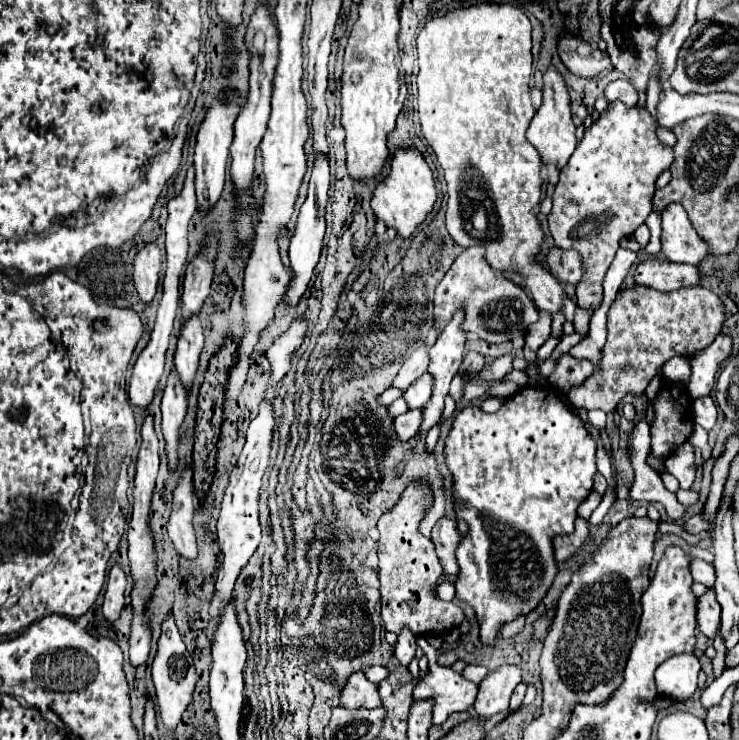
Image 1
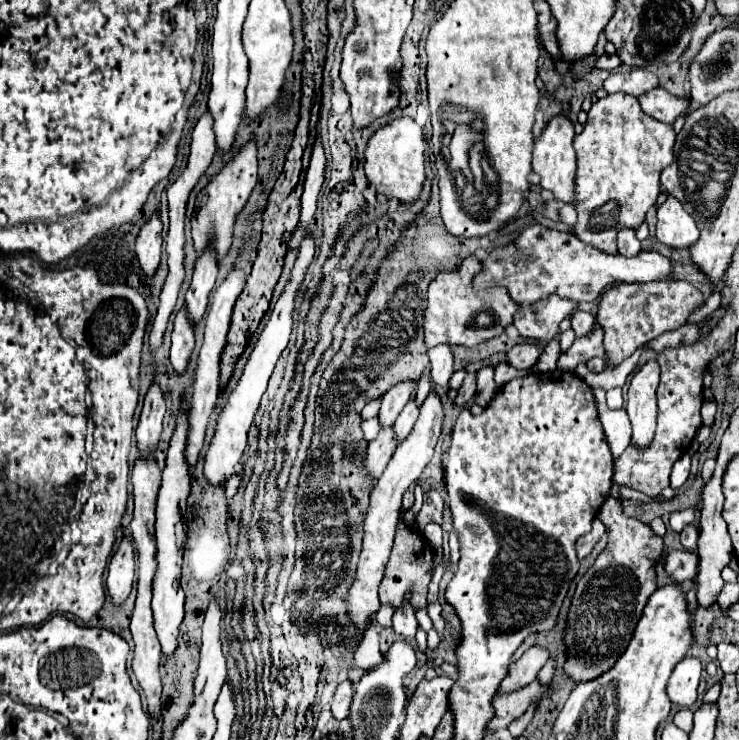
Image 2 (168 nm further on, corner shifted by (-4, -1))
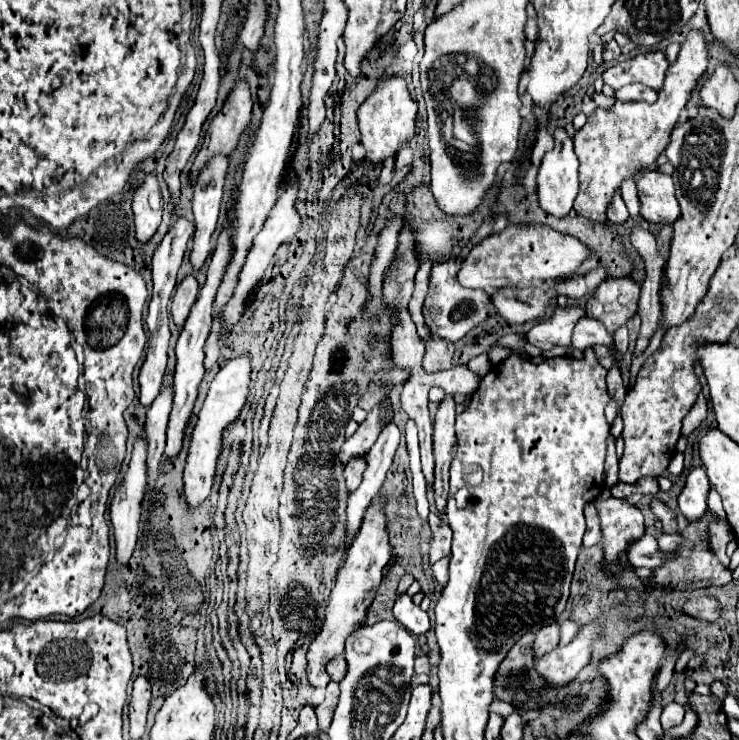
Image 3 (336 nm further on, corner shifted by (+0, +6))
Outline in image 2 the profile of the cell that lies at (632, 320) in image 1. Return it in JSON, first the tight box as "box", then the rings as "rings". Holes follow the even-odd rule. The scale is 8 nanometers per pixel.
{"box":[596,279,704,367],"rings":[[[666,279],[652,283],[620,283],[600,297],[596,323],[604,329],[606,365],[616,367],[630,357],[644,343],[660,337],[664,331],[678,329],[686,323],[688,315],[704,303],[704,295],[688,281]]]}

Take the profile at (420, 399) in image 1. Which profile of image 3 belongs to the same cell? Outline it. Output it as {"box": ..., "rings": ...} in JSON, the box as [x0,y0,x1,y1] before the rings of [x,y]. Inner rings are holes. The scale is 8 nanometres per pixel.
{"box":[346,422,400,544],"rings":[[[392,422],[382,430],[376,444],[370,448],[370,452],[366,456],[368,470],[364,472],[362,484],[356,488],[356,492],[350,494],[348,508],[346,508],[346,514],[348,514],[348,520],[346,520],[348,544],[352,542],[354,534],[358,532],[368,504],[380,492],[380,488],[384,484],[384,478],[386,478],[386,472],[388,472],[388,468],[390,468],[390,464],[394,460],[398,444],[400,444],[400,430]]]}

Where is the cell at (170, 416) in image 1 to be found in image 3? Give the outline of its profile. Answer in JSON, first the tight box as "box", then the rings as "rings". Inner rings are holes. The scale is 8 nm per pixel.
{"box":[170,276,200,330],"rings":[[[186,276],[178,286],[176,286],[176,294],[172,298],[172,306],[170,306],[170,312],[172,312],[172,320],[176,324],[178,330],[184,328],[184,322],[188,320],[188,314],[190,314],[190,308],[192,304],[196,302],[196,296],[198,296],[200,288],[198,288],[198,282],[194,276]]]}

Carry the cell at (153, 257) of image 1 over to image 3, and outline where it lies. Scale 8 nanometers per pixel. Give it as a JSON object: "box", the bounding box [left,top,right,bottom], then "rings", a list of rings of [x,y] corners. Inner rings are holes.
{"box":[132,174,162,244],"rings":[[[154,174],[146,176],[142,186],[136,188],[132,210],[136,224],[136,240],[140,244],[146,244],[156,234],[162,220],[162,194]]]}

